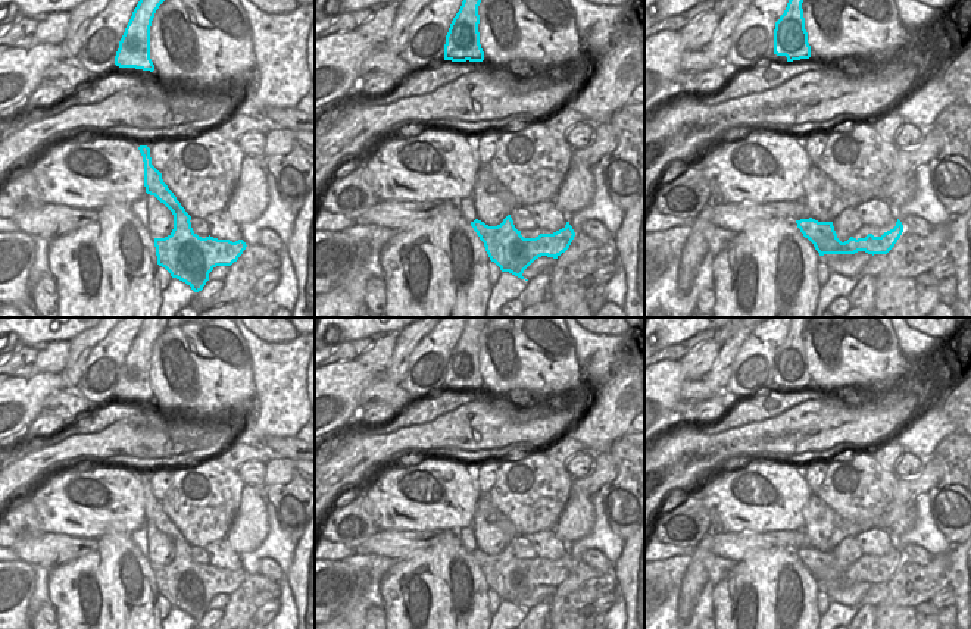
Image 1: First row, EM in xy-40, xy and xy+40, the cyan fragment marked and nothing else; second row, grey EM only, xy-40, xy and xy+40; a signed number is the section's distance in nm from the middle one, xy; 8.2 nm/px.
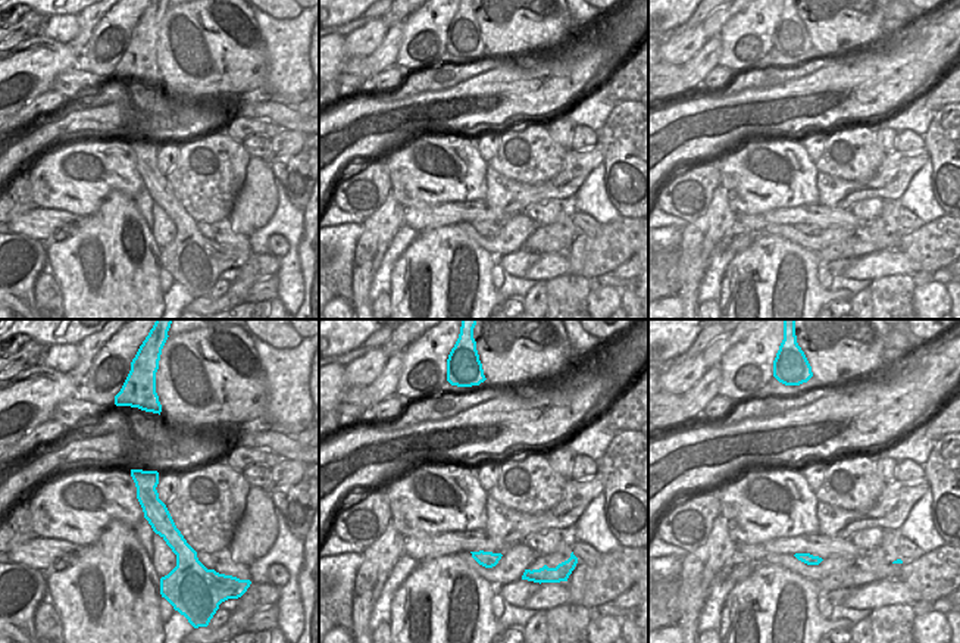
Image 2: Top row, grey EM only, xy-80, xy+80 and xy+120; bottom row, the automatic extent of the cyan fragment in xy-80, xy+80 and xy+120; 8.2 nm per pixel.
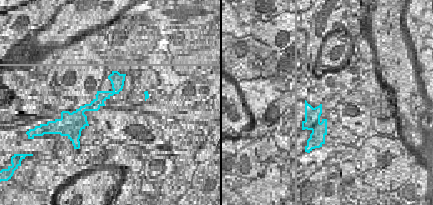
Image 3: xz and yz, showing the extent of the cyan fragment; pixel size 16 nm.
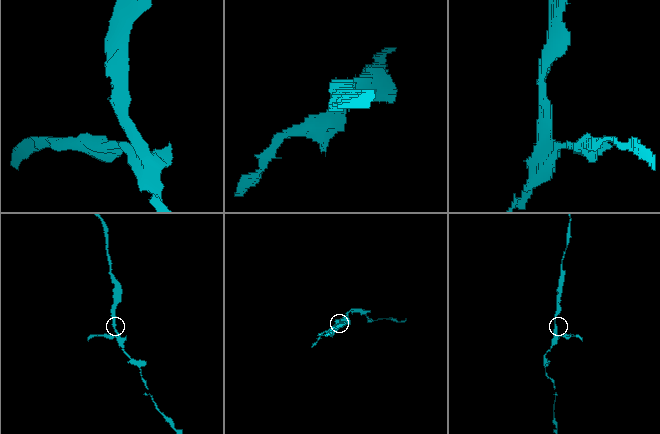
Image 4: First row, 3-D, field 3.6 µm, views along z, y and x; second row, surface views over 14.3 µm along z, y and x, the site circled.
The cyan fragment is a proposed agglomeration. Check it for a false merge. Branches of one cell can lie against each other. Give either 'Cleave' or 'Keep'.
Cleave.

